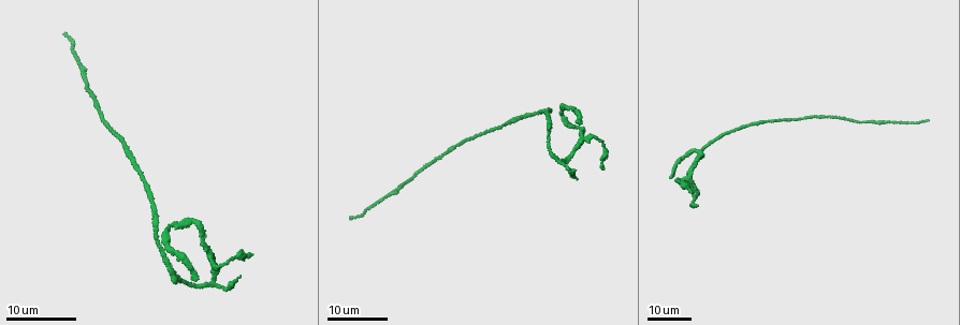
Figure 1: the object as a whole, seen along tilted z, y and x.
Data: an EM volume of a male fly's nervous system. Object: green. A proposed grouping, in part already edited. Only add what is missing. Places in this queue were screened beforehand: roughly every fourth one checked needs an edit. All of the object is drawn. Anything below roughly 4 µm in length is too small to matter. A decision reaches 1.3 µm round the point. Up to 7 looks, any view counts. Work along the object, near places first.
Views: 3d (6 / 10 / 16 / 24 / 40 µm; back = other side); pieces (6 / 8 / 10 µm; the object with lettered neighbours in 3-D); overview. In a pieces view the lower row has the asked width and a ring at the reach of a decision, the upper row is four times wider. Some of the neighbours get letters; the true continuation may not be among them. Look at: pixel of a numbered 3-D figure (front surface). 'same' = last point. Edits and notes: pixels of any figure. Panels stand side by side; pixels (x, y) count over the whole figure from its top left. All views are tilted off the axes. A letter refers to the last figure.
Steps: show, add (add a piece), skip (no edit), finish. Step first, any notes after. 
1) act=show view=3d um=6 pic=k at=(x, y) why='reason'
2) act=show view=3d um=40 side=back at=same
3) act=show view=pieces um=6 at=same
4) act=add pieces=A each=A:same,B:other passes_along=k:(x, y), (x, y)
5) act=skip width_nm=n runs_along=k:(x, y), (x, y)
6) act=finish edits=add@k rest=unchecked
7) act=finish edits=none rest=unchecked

act=show view=3d um=16 pic=1 at=(602, 169) why='branch stops here'

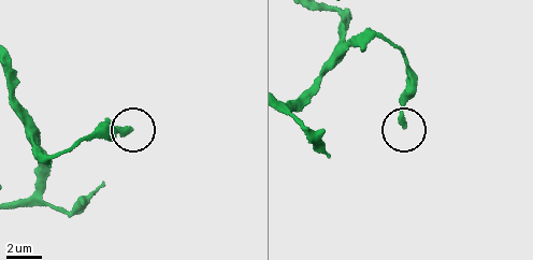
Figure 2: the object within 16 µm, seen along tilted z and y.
act=show view=pieces um=6 pic=2 at=(130, 127)

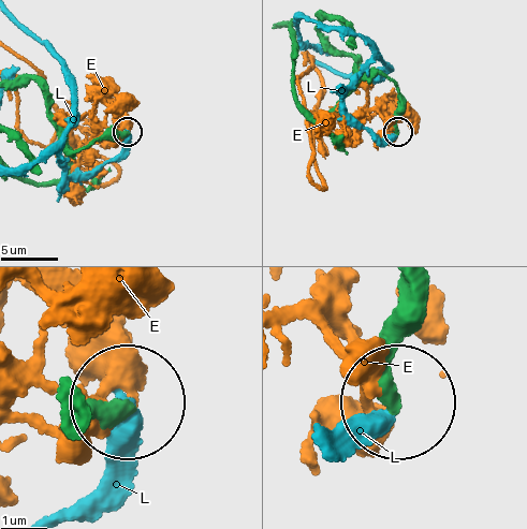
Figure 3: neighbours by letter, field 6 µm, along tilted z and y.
act=skip each=E:other,L:other found='none of them fits'

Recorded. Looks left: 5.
act=show view=3d um=16 pic=1 at=(195, 279) why='free end'

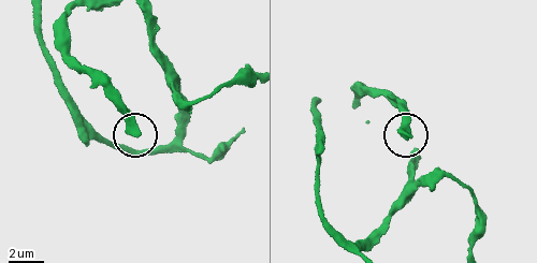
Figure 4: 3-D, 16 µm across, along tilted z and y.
act=show view=pieces um=6 pic=4 at=(135, 133)

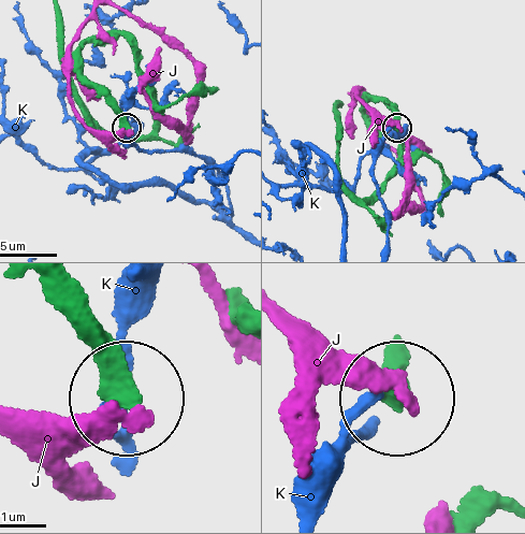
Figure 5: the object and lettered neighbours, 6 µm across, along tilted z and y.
act=skip each=J:other,K:other runs_along=5:(56, 292), (120, 390) found='none of them fits'

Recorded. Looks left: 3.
act=show view=3d um=16 pic=1 at=(351, 220)

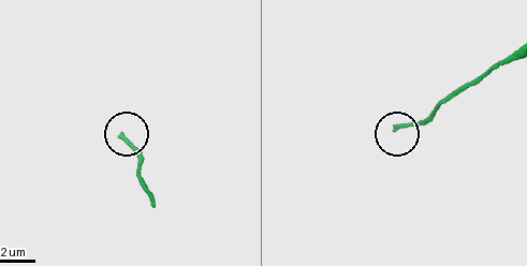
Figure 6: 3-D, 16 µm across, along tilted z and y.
act=show view=pieces um=6 pic=6 at=(121, 136)

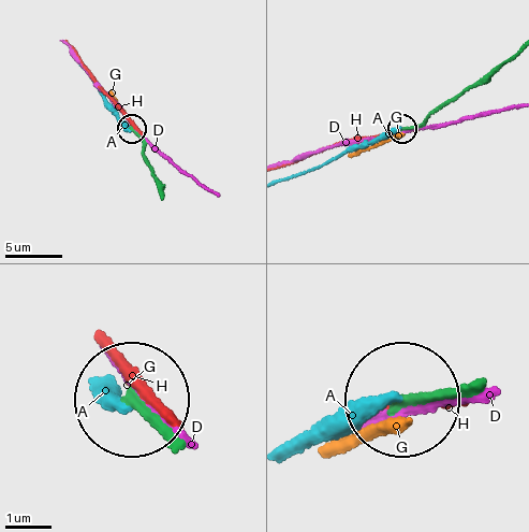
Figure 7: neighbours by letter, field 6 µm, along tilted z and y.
act=skip each=A:other,D:other,G:other,H:other runs_along=7:(519, 54), (417, 125), (401, 128) found='none of them fits'

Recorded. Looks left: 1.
act=finish edits=none rest=unchecked

